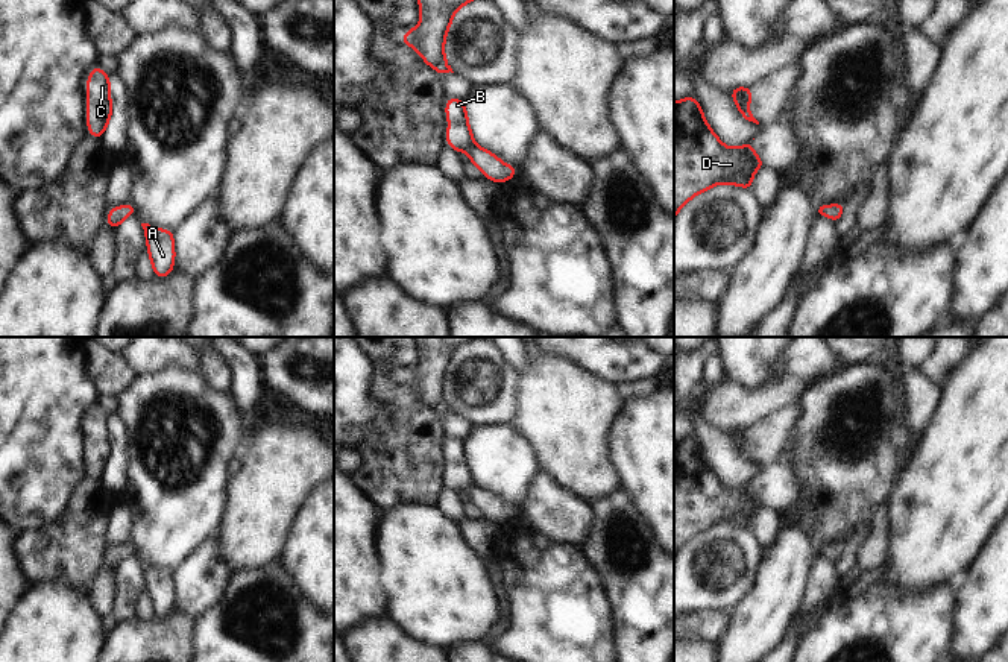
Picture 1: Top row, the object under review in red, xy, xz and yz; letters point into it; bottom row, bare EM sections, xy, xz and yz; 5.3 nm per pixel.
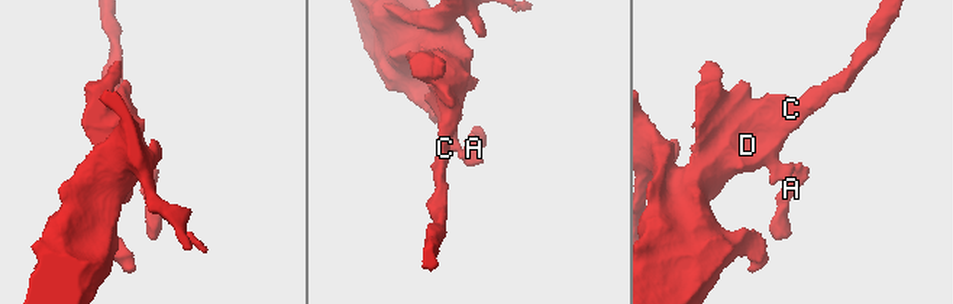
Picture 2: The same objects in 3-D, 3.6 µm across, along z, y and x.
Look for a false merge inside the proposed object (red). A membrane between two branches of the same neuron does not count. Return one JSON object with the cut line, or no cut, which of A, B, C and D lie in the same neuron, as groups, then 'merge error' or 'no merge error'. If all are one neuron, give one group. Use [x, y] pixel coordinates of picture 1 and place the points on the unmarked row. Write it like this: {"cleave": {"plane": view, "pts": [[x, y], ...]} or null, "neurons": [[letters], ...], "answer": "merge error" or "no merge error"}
{"cleave": null, "neurons": [["A", "B", "C", "D"]], "answer": "no merge error"}

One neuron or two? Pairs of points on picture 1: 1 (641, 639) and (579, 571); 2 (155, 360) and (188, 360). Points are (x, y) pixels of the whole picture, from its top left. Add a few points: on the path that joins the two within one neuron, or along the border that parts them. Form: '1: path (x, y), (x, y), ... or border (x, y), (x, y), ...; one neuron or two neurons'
1: border (601, 577), (614, 606), (618, 646); two neurons
2: path (163, 359), (181, 359); one neuron

